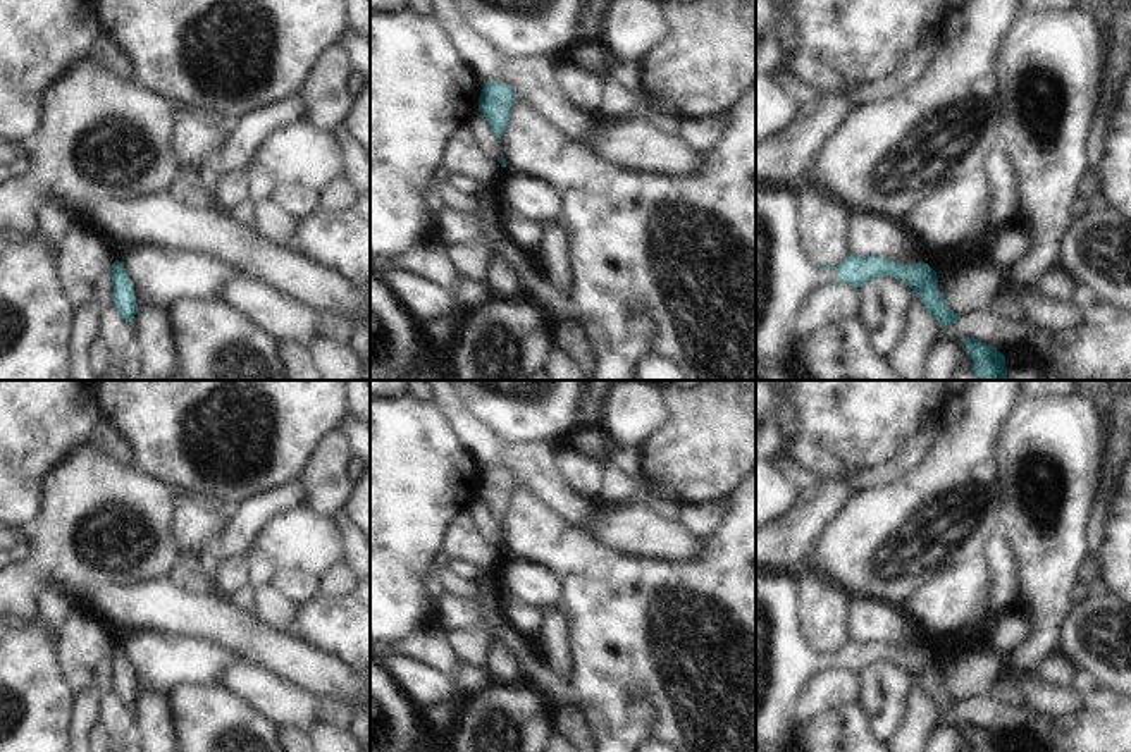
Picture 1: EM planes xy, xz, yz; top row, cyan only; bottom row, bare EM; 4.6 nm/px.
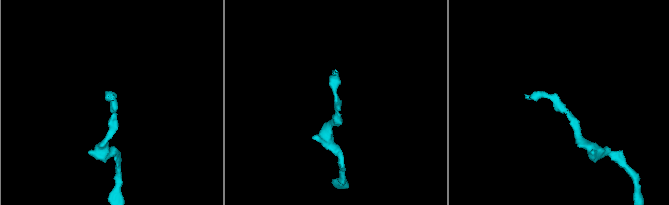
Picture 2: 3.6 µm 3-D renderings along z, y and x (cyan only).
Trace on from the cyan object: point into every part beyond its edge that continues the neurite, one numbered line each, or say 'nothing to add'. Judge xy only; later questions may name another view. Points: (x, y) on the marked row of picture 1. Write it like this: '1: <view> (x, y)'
nothing to add

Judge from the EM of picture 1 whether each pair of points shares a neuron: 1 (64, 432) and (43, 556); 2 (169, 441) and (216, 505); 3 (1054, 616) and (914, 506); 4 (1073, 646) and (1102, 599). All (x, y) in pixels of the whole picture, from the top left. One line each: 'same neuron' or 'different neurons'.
1: different neurons
2: same neuron
3: different neurons
4: same neuron

